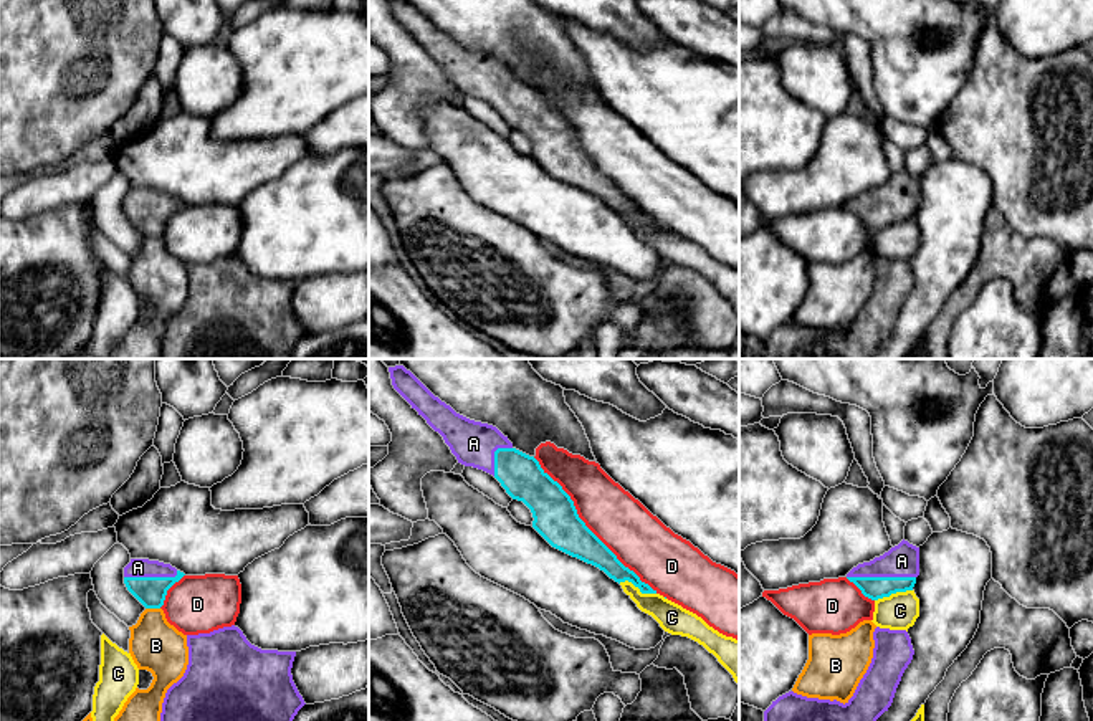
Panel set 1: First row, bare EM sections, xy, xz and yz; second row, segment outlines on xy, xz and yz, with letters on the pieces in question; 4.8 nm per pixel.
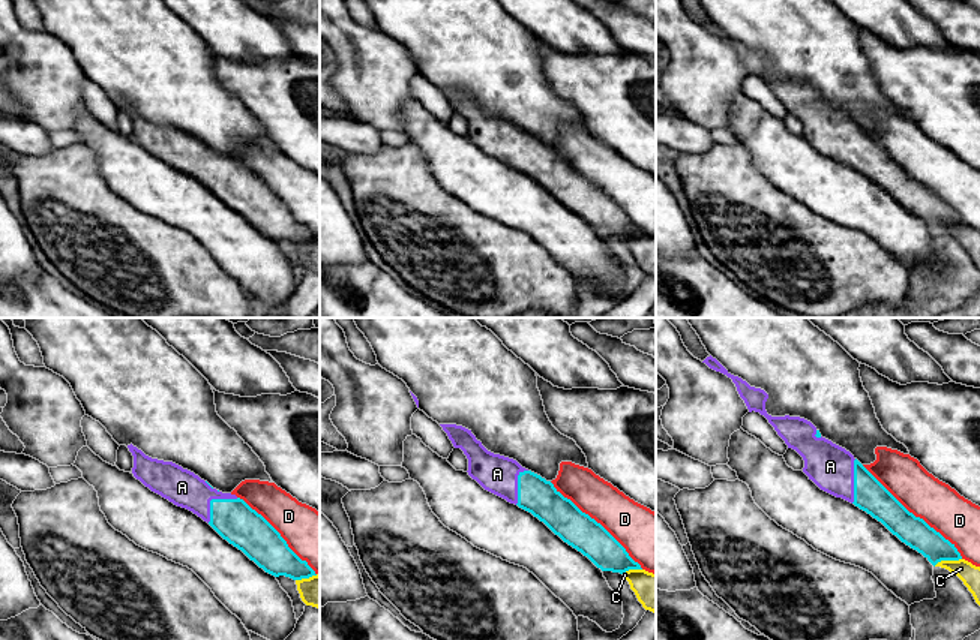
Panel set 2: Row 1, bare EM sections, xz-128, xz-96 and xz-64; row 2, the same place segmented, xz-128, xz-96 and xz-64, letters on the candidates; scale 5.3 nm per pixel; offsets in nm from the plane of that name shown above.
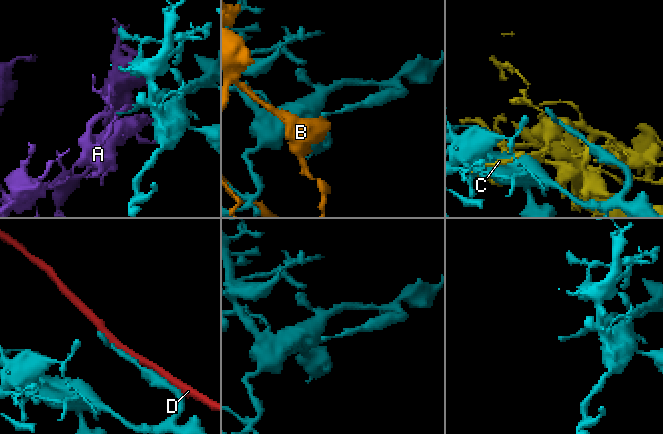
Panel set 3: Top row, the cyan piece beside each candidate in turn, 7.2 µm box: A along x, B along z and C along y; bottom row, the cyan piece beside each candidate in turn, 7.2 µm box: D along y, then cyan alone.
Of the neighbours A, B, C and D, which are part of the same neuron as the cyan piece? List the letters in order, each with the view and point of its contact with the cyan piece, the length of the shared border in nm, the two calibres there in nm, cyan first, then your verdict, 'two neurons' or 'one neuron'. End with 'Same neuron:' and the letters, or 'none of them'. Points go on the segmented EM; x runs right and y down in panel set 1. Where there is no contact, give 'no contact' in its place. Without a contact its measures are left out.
A: yz (882, 577) | 340 nm | 110/160 nm | one neuron
B: xy (152, 607) | 70 nm | 150/260 nm | two neurons
C: xz (637, 586) | 190 nm | 120/140 nm | two neurons
D: xz (587, 528) | 900 nm | 220/280 nm | two neurons
Same neuron: A

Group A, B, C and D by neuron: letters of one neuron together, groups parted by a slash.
A / B / C / D

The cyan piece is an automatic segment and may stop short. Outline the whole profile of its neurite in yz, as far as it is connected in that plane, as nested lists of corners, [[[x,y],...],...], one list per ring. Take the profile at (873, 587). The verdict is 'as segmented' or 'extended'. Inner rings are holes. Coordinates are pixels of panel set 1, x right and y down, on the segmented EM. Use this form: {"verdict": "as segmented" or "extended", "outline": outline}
{"verdict": "extended", "outline": [[[901,541],[880,557],[853,567],[847,579],[865,597],[878,600],[896,592],[913,590],[919,575],[919,547]]]}

